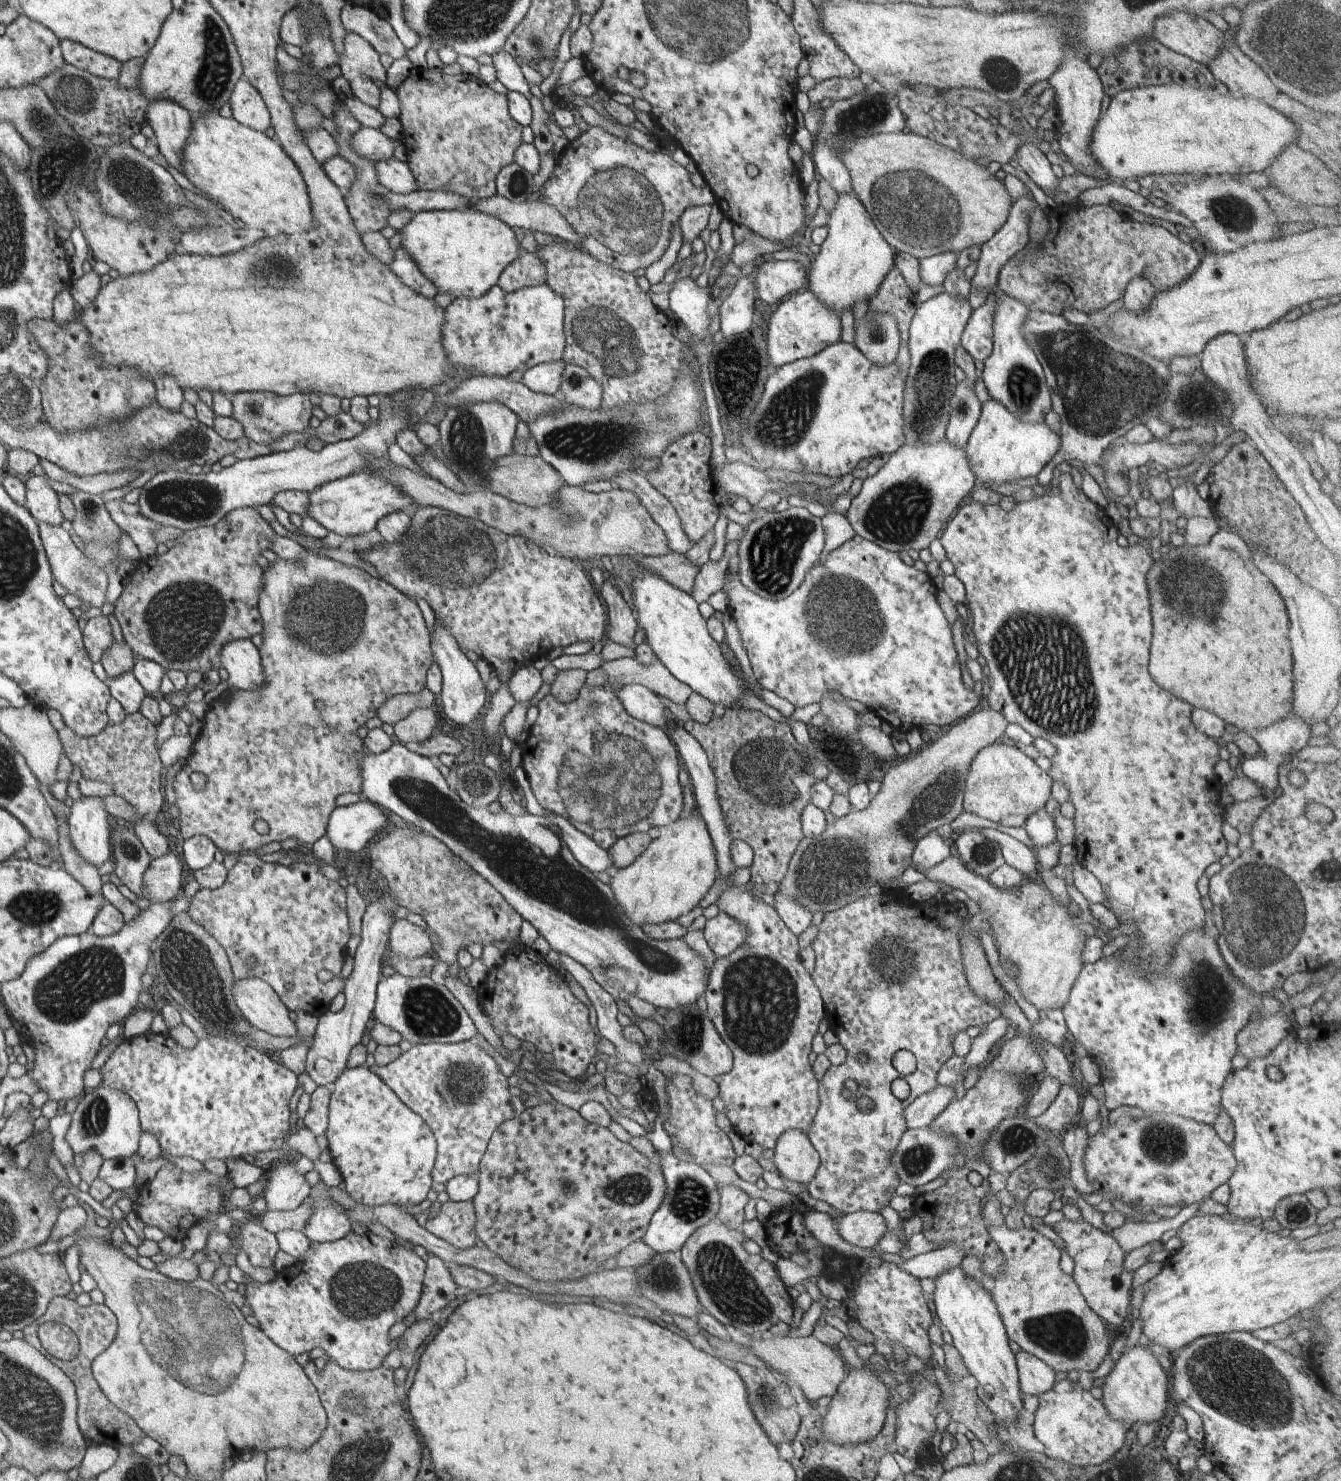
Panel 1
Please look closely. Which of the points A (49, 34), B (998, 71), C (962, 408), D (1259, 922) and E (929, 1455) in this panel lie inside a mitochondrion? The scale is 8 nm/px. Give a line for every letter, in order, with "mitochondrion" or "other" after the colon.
A: other
B: mitochondrion
C: mitochondrion
D: mitochondrion
E: other

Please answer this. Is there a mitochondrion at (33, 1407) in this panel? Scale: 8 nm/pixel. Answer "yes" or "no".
yes

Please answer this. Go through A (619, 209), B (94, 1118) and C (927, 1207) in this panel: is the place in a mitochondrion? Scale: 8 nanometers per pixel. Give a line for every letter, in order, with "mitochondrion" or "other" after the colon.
A: mitochondrion
B: mitochondrion
C: other

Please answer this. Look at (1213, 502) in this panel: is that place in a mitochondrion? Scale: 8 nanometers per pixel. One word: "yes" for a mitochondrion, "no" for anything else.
no

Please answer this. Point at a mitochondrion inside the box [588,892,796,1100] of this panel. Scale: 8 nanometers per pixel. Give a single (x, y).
(688, 1036)

